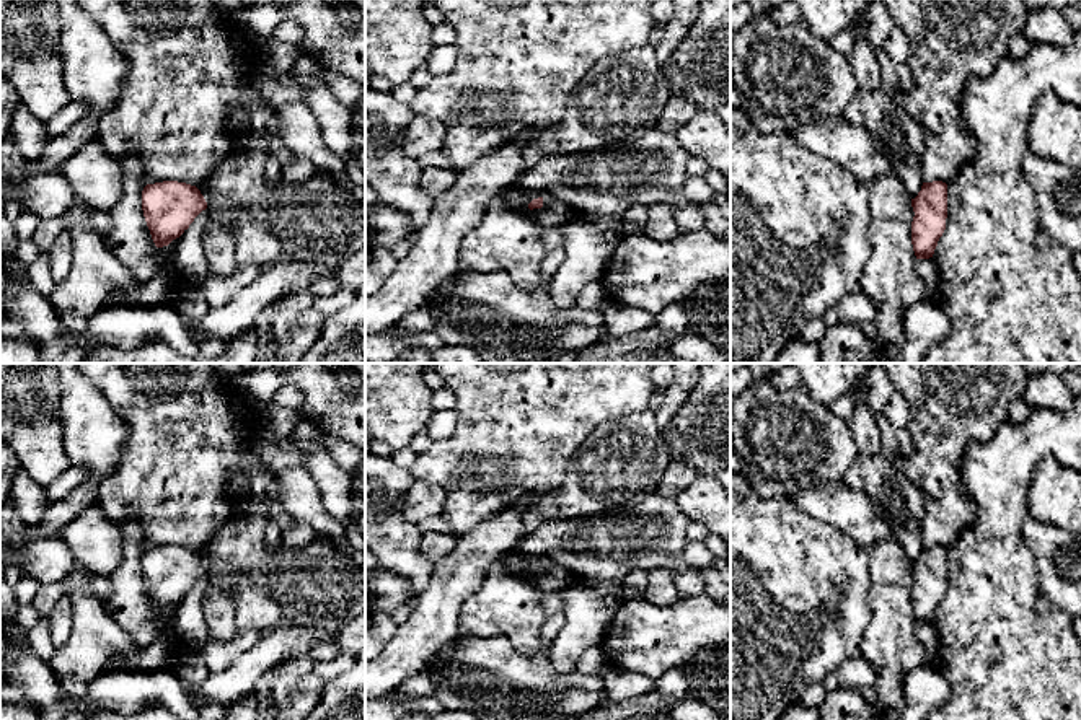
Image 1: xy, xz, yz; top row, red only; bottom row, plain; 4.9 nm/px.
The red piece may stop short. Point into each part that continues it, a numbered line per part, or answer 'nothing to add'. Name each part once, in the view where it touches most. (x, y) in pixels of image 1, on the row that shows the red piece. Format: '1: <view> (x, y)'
nothing to add

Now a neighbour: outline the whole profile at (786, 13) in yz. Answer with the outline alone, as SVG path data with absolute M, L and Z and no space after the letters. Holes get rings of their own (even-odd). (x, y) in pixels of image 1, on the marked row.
M784 0L779 7L771 8L768 15L778 26L801 21L812 34L830 42L838 33L853 28L867 3L869 0Z

